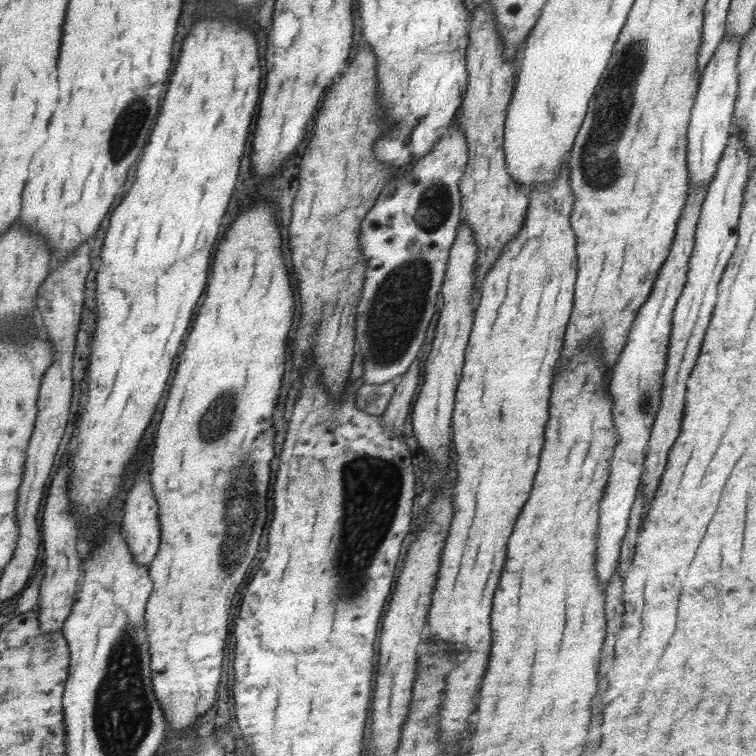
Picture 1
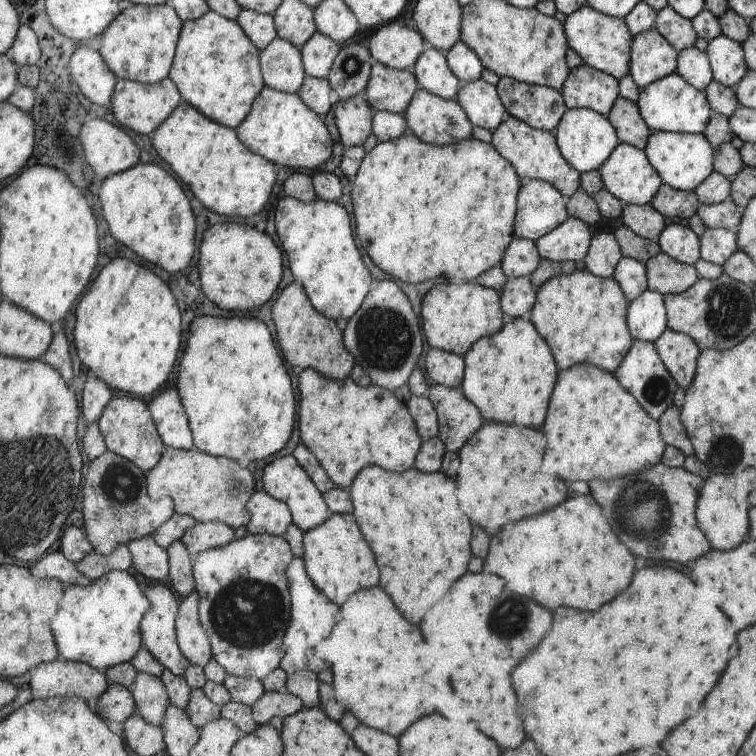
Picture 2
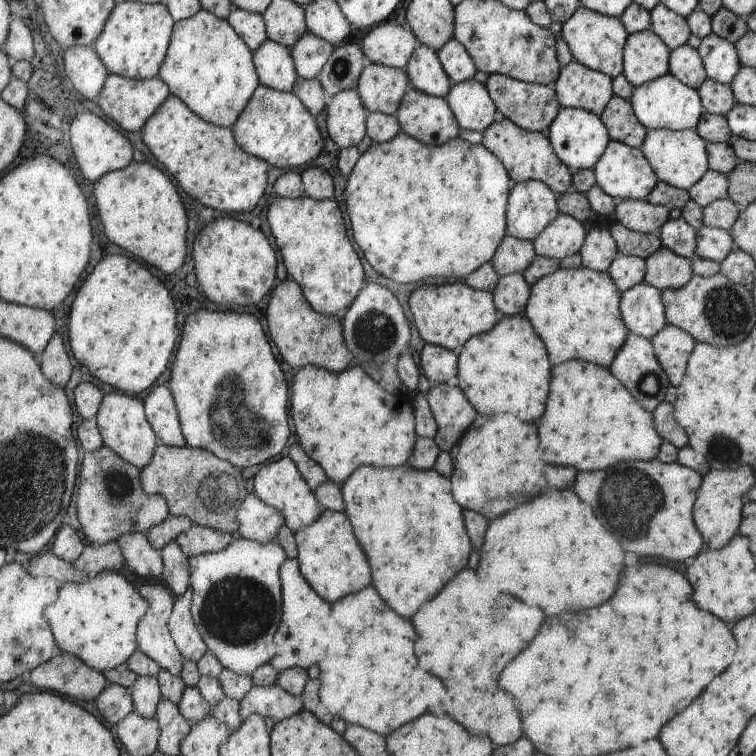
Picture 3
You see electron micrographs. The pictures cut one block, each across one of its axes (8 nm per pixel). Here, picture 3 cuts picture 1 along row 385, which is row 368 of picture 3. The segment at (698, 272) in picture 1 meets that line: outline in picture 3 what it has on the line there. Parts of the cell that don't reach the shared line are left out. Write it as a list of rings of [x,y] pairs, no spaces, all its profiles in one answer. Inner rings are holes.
[[[665,326],[655,337],[651,338],[659,363],[668,373],[673,386],[682,382],[687,362],[696,346],[695,337],[678,326]]]

